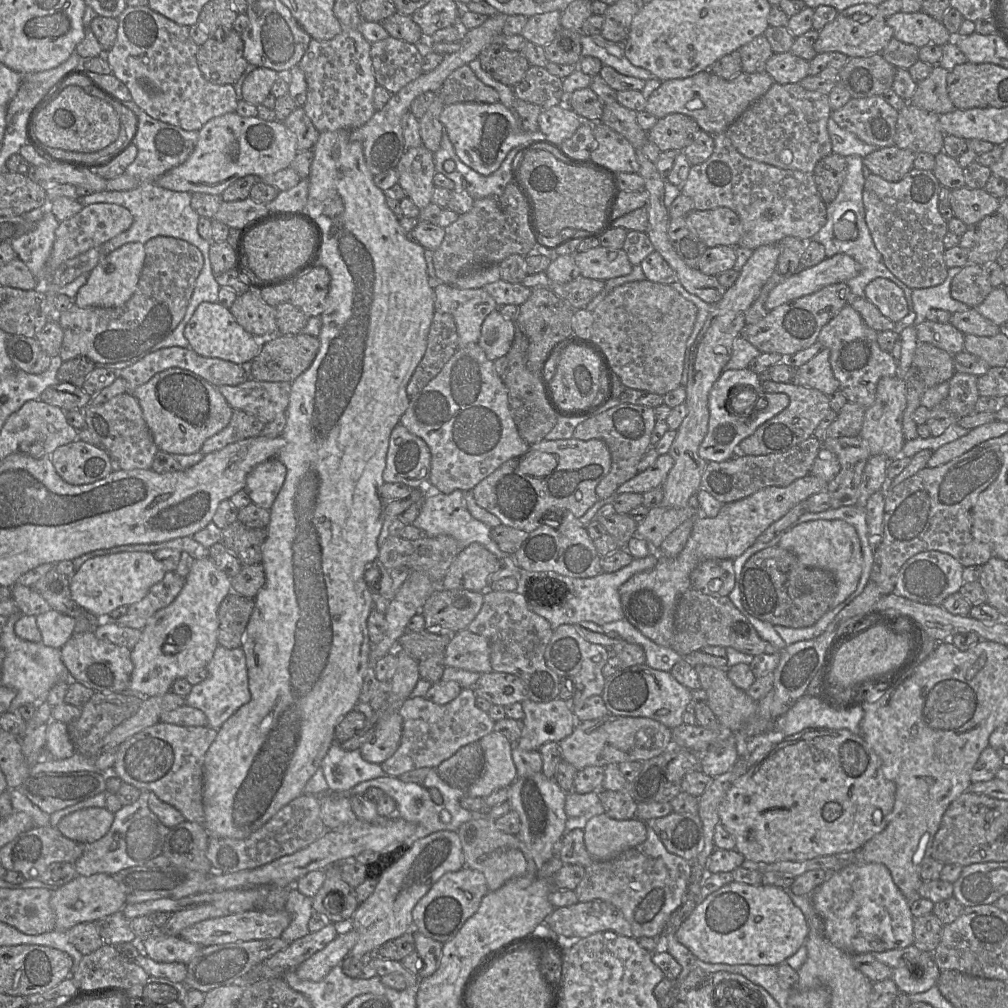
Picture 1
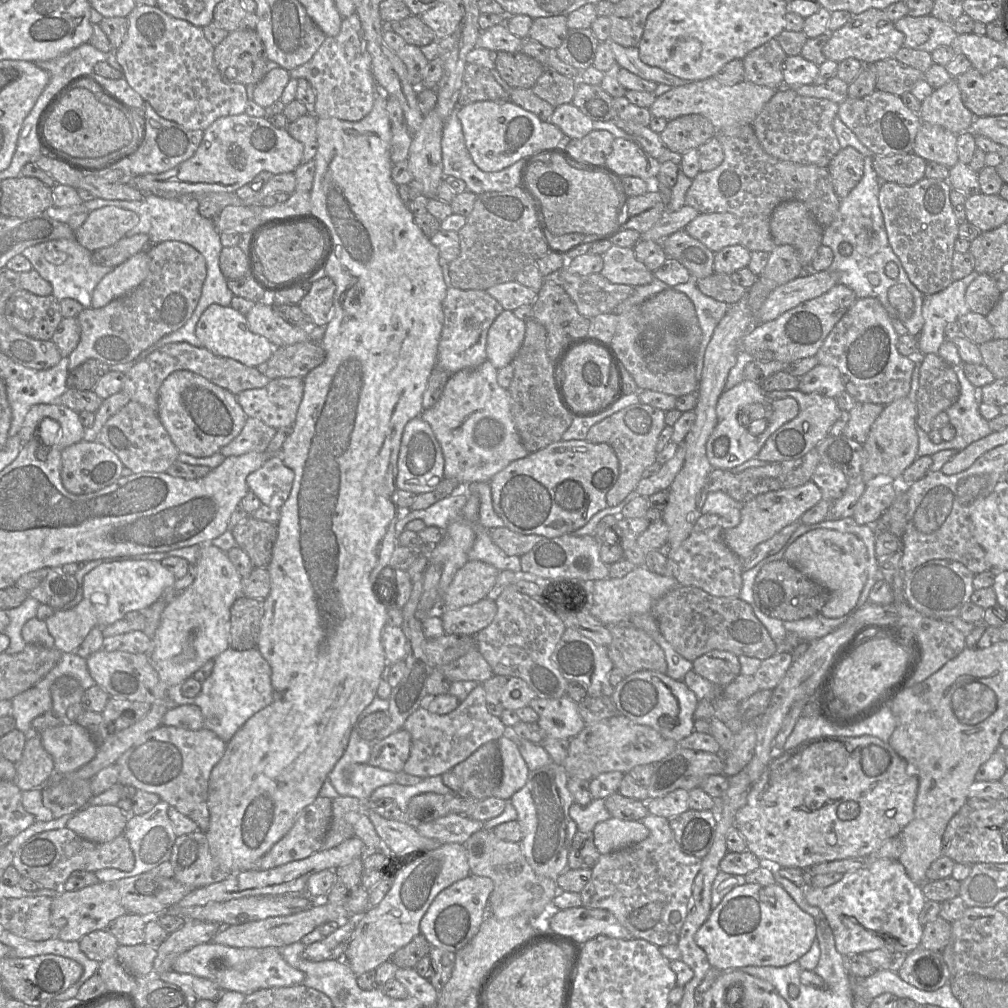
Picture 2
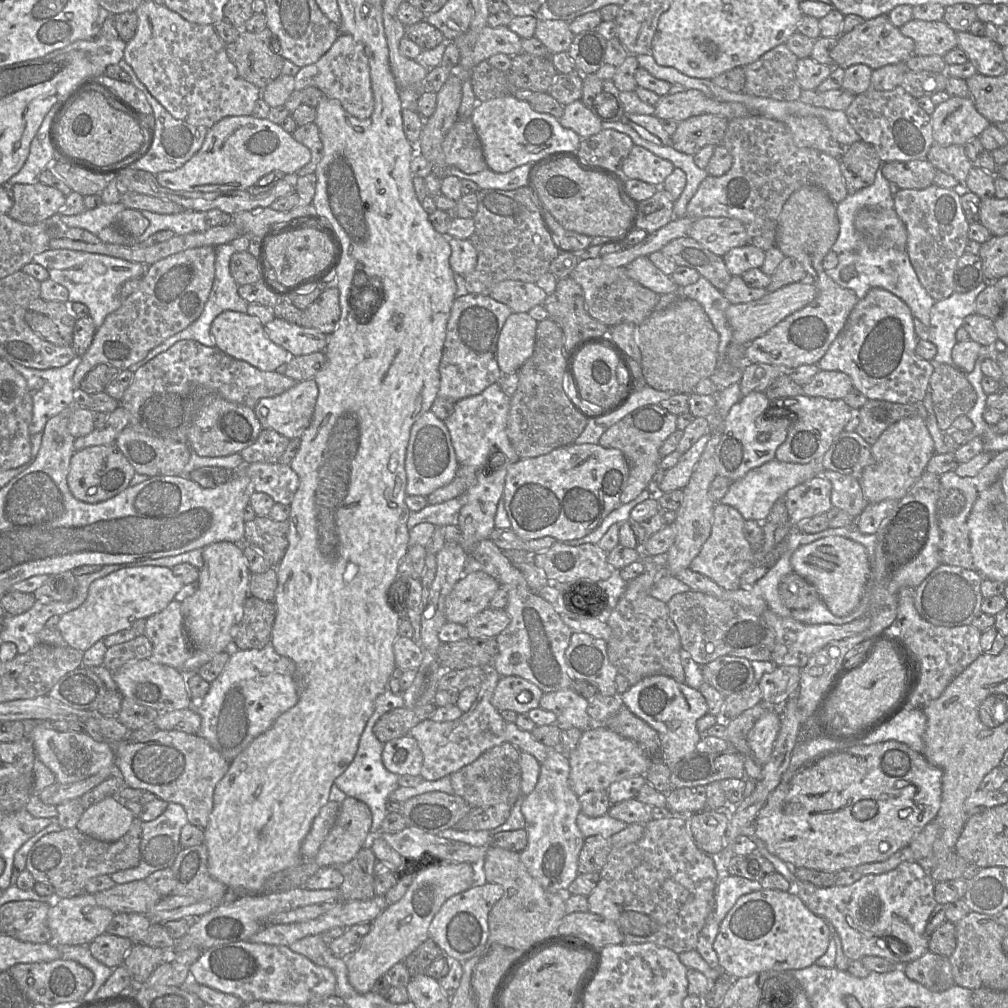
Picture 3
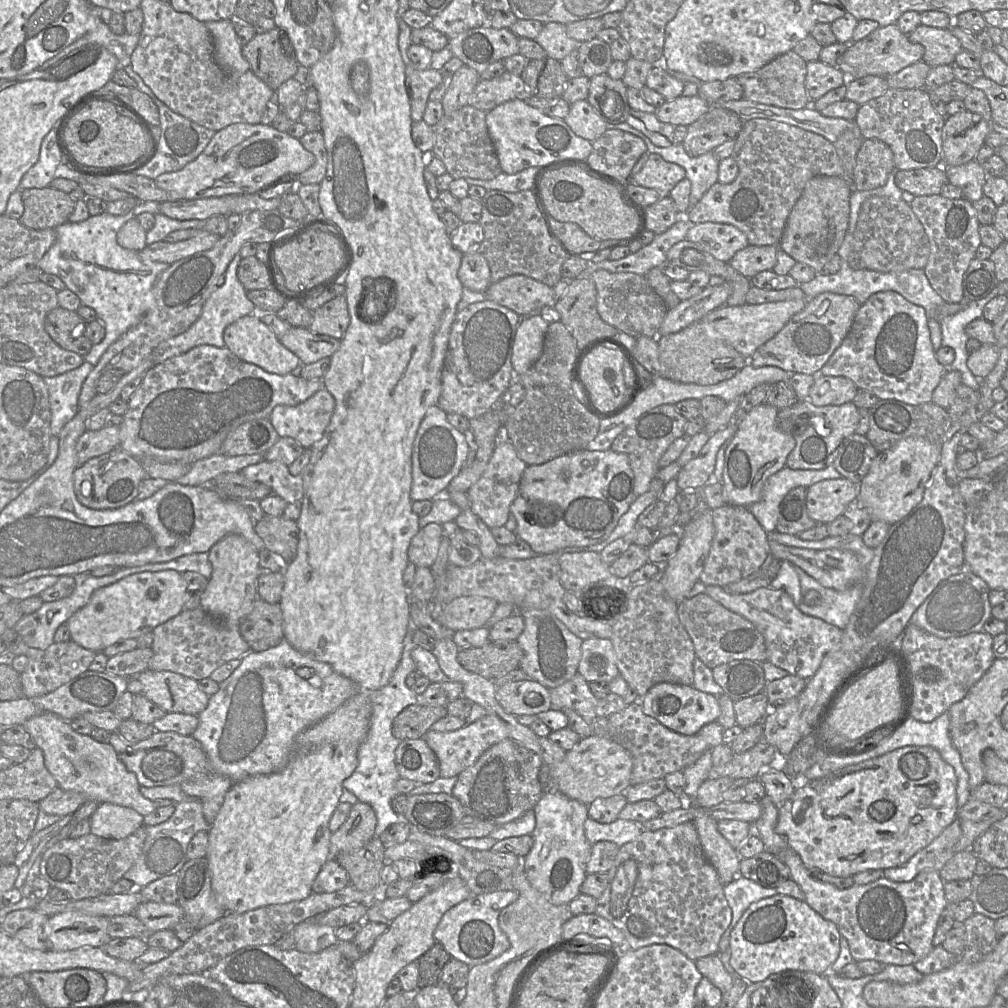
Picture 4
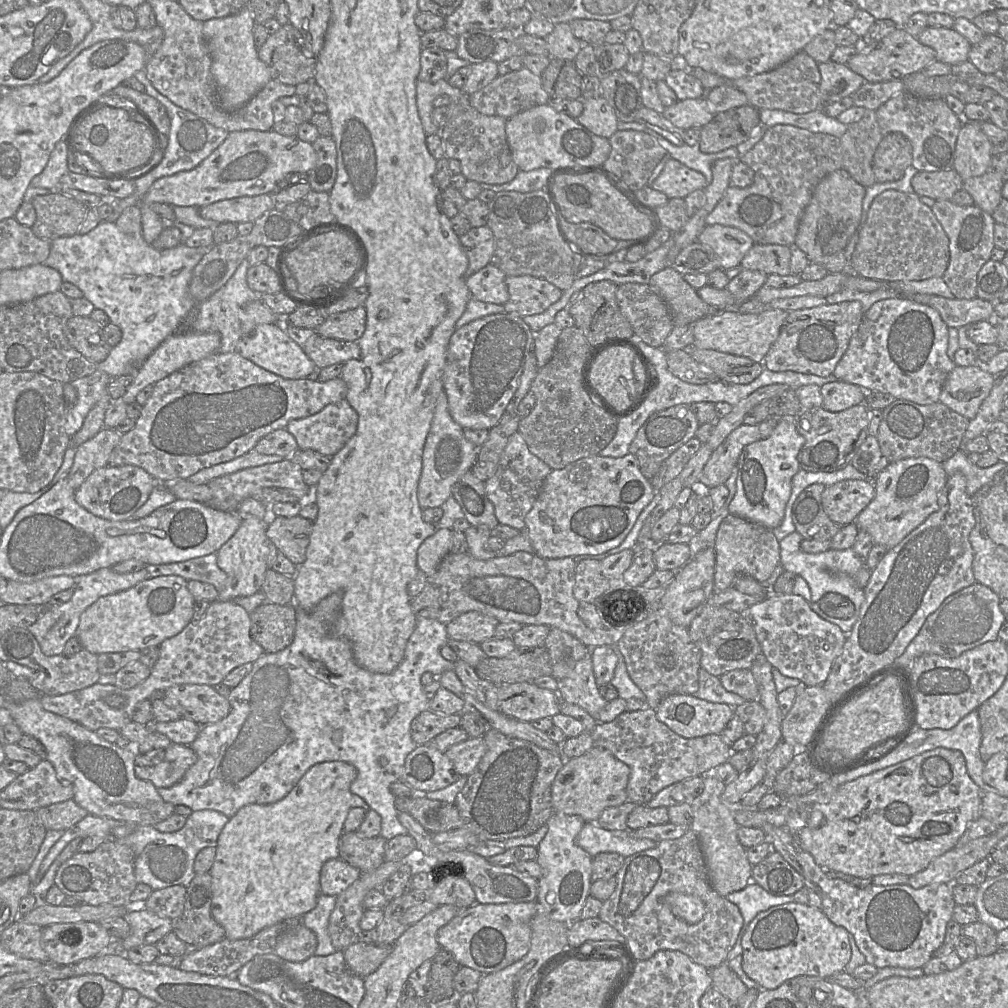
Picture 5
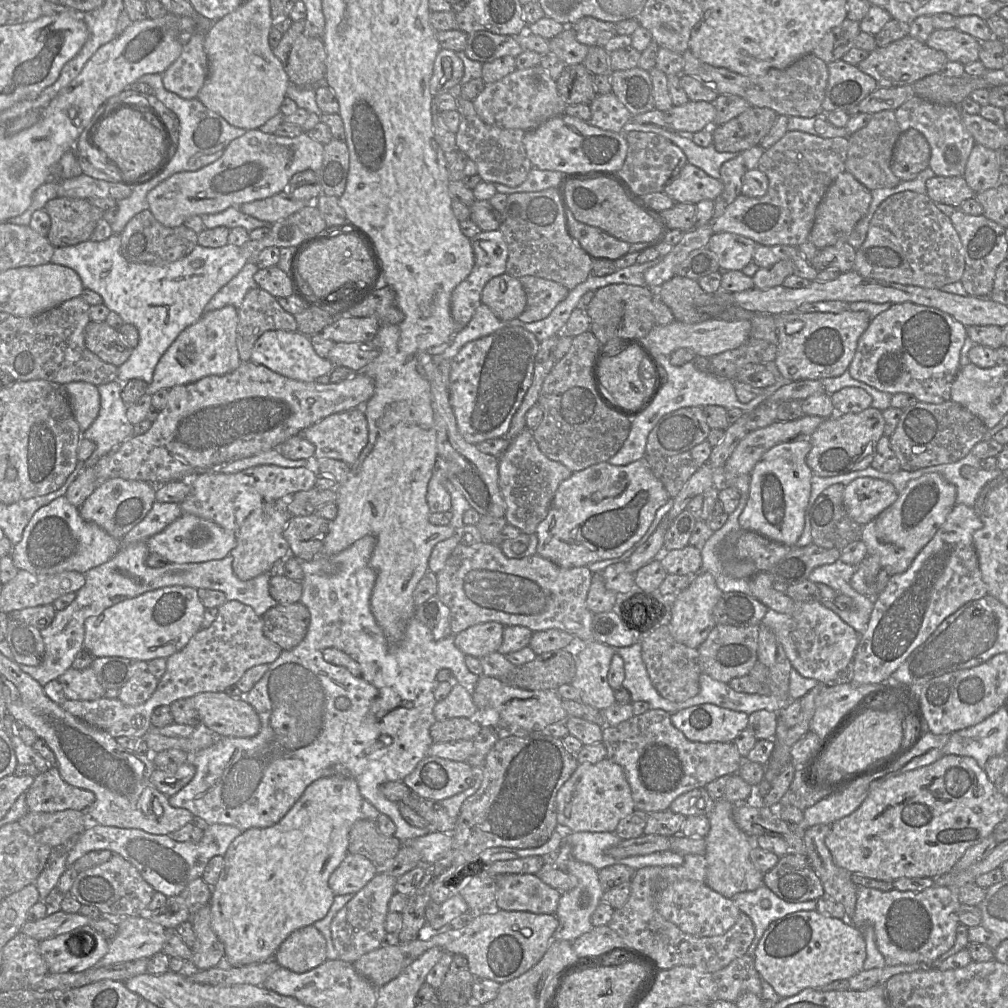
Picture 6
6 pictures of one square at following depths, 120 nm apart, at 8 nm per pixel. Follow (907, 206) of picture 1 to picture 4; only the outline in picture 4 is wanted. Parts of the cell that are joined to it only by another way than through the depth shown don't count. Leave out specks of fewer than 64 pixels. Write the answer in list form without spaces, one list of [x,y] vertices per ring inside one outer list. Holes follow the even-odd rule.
[[[941,194],[914,196],[910,206],[923,225],[930,243],[924,273],[932,288],[946,303],[964,303],[962,280],[977,248],[982,244],[976,211],[965,197],[950,199]]]

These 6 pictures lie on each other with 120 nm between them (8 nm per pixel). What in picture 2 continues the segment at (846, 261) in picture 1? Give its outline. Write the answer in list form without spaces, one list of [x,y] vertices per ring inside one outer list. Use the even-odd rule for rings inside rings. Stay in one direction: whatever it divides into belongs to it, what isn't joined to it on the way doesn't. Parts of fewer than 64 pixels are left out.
[[[805,270],[797,278],[777,287],[766,298],[759,310],[758,322],[765,323],[798,305],[829,291],[836,282],[836,274]]]

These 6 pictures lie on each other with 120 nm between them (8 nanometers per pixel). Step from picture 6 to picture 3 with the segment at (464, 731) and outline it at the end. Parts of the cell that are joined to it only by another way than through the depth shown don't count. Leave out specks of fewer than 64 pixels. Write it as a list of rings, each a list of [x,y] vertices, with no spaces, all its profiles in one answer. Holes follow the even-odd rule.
[[[436,703],[416,708],[396,708],[383,714],[373,727],[379,741],[387,741],[409,735],[410,730],[423,720],[429,719],[437,709]]]

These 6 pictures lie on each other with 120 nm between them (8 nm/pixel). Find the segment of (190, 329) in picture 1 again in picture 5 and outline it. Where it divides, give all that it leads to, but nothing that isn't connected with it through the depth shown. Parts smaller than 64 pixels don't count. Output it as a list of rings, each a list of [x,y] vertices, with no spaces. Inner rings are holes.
[[[279,323],[259,325],[250,335],[237,342],[236,351],[242,357],[285,379],[312,377],[319,370],[304,350],[286,334]]]

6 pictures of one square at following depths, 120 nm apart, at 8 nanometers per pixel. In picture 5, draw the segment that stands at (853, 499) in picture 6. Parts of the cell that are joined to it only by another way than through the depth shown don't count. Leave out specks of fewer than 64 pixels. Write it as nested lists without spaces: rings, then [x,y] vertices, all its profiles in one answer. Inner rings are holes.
[[[844,480],[826,486],[822,505],[829,518],[839,526],[855,523],[875,497],[872,480]]]

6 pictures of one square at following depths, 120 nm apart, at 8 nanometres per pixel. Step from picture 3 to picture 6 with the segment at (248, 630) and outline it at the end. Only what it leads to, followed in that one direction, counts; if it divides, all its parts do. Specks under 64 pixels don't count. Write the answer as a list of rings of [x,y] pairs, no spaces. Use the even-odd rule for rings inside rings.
[[[300,602],[277,604],[262,616],[263,634],[282,650],[291,650],[305,638],[310,617]]]

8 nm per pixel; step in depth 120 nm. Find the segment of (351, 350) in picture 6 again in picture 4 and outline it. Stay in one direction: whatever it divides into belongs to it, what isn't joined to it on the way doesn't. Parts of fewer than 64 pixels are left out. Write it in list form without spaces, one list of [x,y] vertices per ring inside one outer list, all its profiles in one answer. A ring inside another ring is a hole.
[[[291,327],[281,336],[280,342],[297,355],[303,365],[331,357],[340,347],[341,340],[323,334],[315,334],[309,328]]]

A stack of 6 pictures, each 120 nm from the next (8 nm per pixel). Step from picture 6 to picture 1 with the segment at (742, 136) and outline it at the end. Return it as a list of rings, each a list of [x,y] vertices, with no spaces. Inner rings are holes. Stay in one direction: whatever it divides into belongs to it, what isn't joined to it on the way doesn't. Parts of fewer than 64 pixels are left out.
[[[672,113],[657,120],[647,132],[647,140],[658,146],[660,151],[683,151],[698,136],[702,129],[697,122],[684,114]]]

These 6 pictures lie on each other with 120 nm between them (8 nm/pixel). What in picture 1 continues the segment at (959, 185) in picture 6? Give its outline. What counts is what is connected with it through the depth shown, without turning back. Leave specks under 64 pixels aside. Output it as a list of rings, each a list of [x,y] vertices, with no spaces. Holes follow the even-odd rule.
[[[897,146],[878,148],[863,157],[866,173],[873,173],[890,182],[900,181],[913,167],[913,152]]]

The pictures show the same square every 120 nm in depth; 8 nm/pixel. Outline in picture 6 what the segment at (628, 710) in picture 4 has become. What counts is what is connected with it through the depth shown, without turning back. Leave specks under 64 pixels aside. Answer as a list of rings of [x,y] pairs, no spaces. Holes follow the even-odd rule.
[[[650,709],[643,714],[636,715],[636,716],[634,715],[632,718],[630,718],[626,721],[623,721],[616,726],[604,727],[603,728],[602,744],[604,744],[606,750],[607,750],[607,758],[622,767],[623,771],[625,773],[625,776],[626,776],[626,780],[630,786],[631,795],[632,795],[632,799],[633,799],[635,808],[640,811],[646,812],[648,814],[669,810],[671,803],[676,798],[678,798],[680,795],[687,793],[691,790],[697,789],[697,788],[705,788],[705,786],[708,783],[710,783],[710,782],[714,781],[715,779],[720,778],[722,776],[730,776],[730,775],[736,774],[740,768],[740,765],[742,764],[742,757],[733,743],[693,742],[693,741],[689,740],[688,738],[686,738],[685,735],[672,724],[671,714],[669,714],[668,712],[666,712],[664,710],[660,710],[660,709]]]

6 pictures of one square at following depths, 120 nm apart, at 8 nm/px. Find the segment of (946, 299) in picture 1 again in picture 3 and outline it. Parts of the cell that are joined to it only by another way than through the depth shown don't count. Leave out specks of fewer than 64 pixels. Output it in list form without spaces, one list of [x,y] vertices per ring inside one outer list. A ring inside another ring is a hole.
[[[981,283],[969,292],[955,291],[948,298],[935,301],[930,311],[928,338],[937,348],[934,363],[956,367],[951,355],[954,345],[958,342],[956,331],[963,326],[965,317],[976,313],[976,298],[985,287],[986,283]]]

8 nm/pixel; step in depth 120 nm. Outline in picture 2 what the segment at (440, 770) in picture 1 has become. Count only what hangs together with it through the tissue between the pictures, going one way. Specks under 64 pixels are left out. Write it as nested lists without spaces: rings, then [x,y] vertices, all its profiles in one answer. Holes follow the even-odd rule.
[[[497,741],[483,744],[441,776],[443,783],[459,796],[479,801],[491,797],[502,779],[502,758]]]

